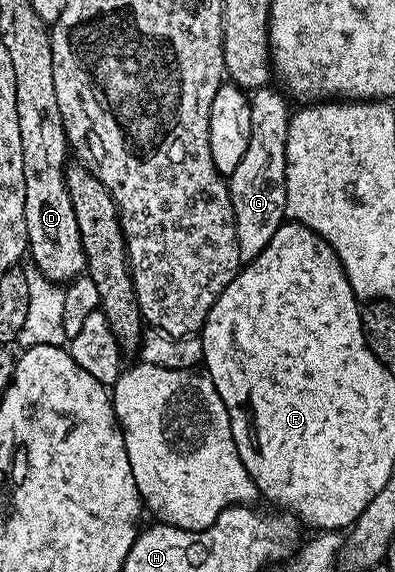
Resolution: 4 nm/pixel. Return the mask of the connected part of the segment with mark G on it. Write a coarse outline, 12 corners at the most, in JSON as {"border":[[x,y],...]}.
{"border":[[279,88],[251,94],[250,143],[227,178],[241,258],[286,214],[290,108]]}

